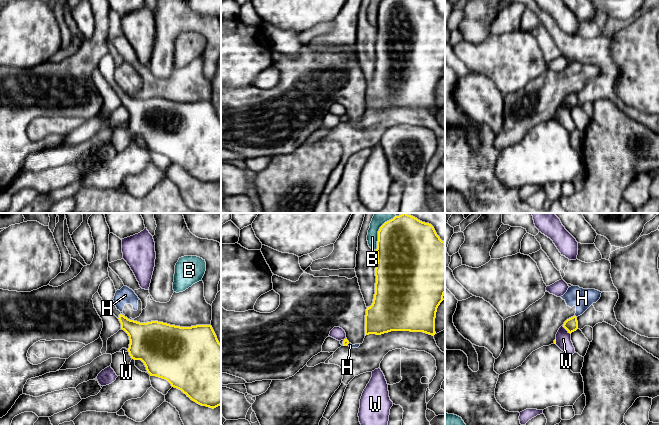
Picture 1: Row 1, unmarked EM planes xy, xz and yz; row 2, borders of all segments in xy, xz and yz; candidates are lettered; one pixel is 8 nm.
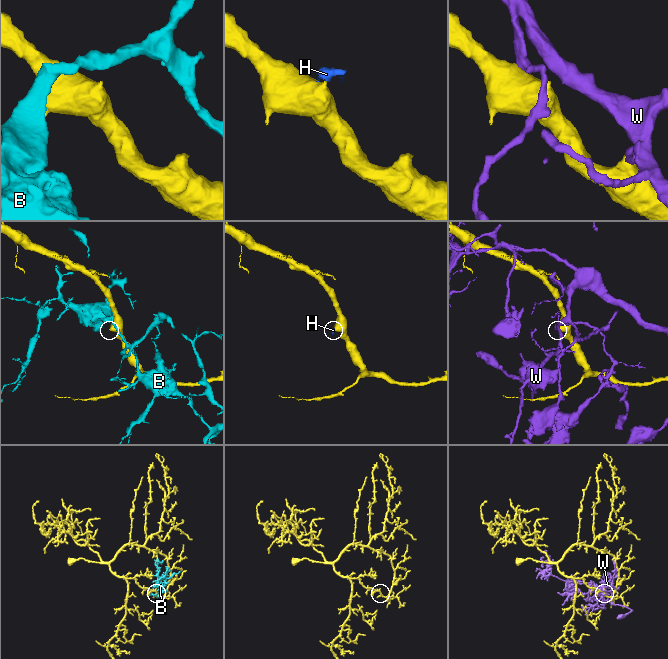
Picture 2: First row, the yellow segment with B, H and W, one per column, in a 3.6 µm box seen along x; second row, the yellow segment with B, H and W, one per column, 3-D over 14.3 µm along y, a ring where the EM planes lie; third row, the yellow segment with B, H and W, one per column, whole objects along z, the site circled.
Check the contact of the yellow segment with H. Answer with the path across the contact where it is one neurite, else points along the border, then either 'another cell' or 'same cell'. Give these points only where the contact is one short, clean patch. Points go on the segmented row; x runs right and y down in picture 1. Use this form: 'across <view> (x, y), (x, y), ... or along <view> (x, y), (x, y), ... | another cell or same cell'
along xy (121, 313), (124, 316) | another cell

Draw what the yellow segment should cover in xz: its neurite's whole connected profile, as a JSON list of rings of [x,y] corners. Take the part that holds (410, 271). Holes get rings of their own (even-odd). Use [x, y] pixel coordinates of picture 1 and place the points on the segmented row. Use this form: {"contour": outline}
{"contour": [[[402,213],[380,227],[376,252],[375,294],[372,305],[366,309],[365,336],[391,331],[423,332],[434,336],[437,308],[445,294],[445,242],[431,224]]]}

